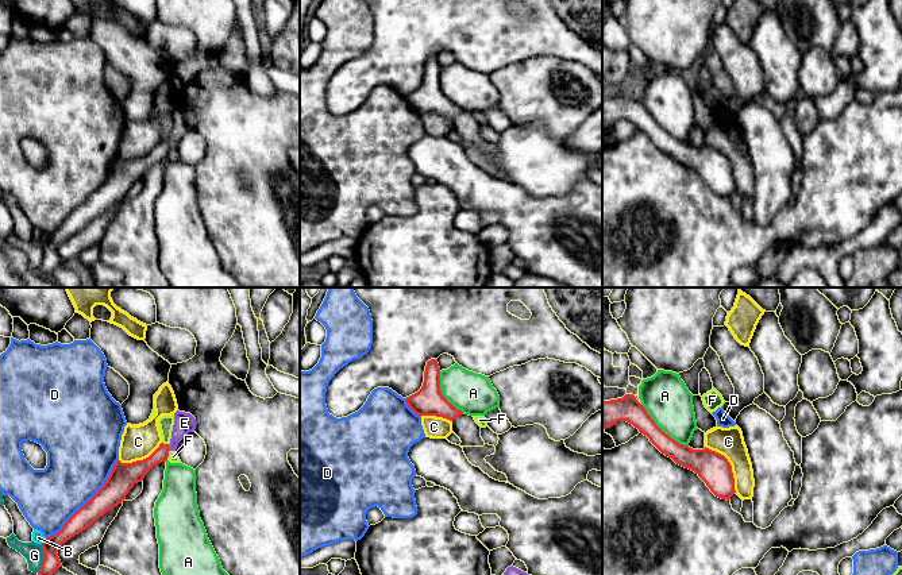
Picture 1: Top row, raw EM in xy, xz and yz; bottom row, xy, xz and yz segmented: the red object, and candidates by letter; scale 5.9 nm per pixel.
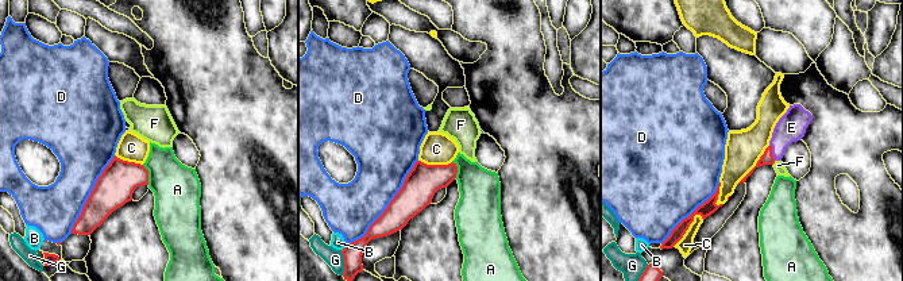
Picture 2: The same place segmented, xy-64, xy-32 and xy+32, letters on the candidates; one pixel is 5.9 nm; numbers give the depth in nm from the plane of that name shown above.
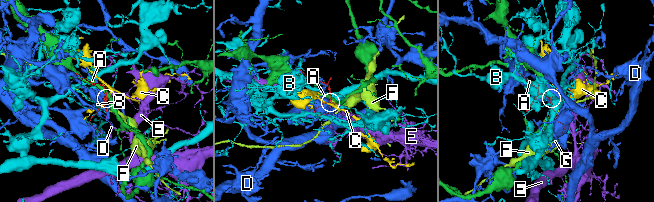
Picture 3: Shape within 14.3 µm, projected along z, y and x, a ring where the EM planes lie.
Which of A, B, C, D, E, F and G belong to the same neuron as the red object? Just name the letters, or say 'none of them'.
E

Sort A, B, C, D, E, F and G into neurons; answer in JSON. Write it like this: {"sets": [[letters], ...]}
{"sets": [["A"], ["B"], ["C"], ["D"], ["E"], ["F"], ["G"]]}

